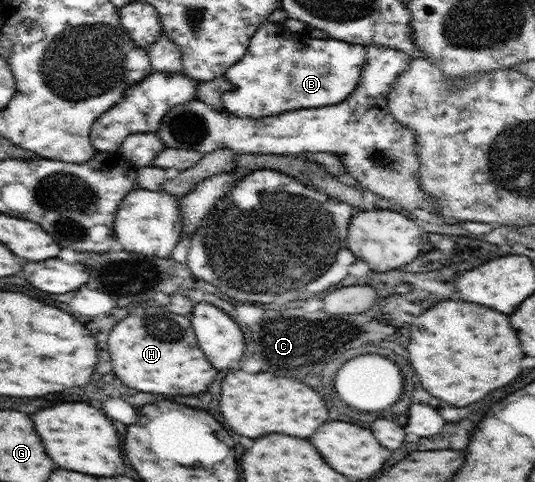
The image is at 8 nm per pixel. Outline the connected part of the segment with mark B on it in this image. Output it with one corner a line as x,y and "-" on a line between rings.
266,21
250,39
246,54
223,74
226,85
222,93
224,108
240,118
276,116
302,108
315,109
338,104
348,98
360,84
366,64
366,47
336,39
311,38
306,32
291,31
285,23

